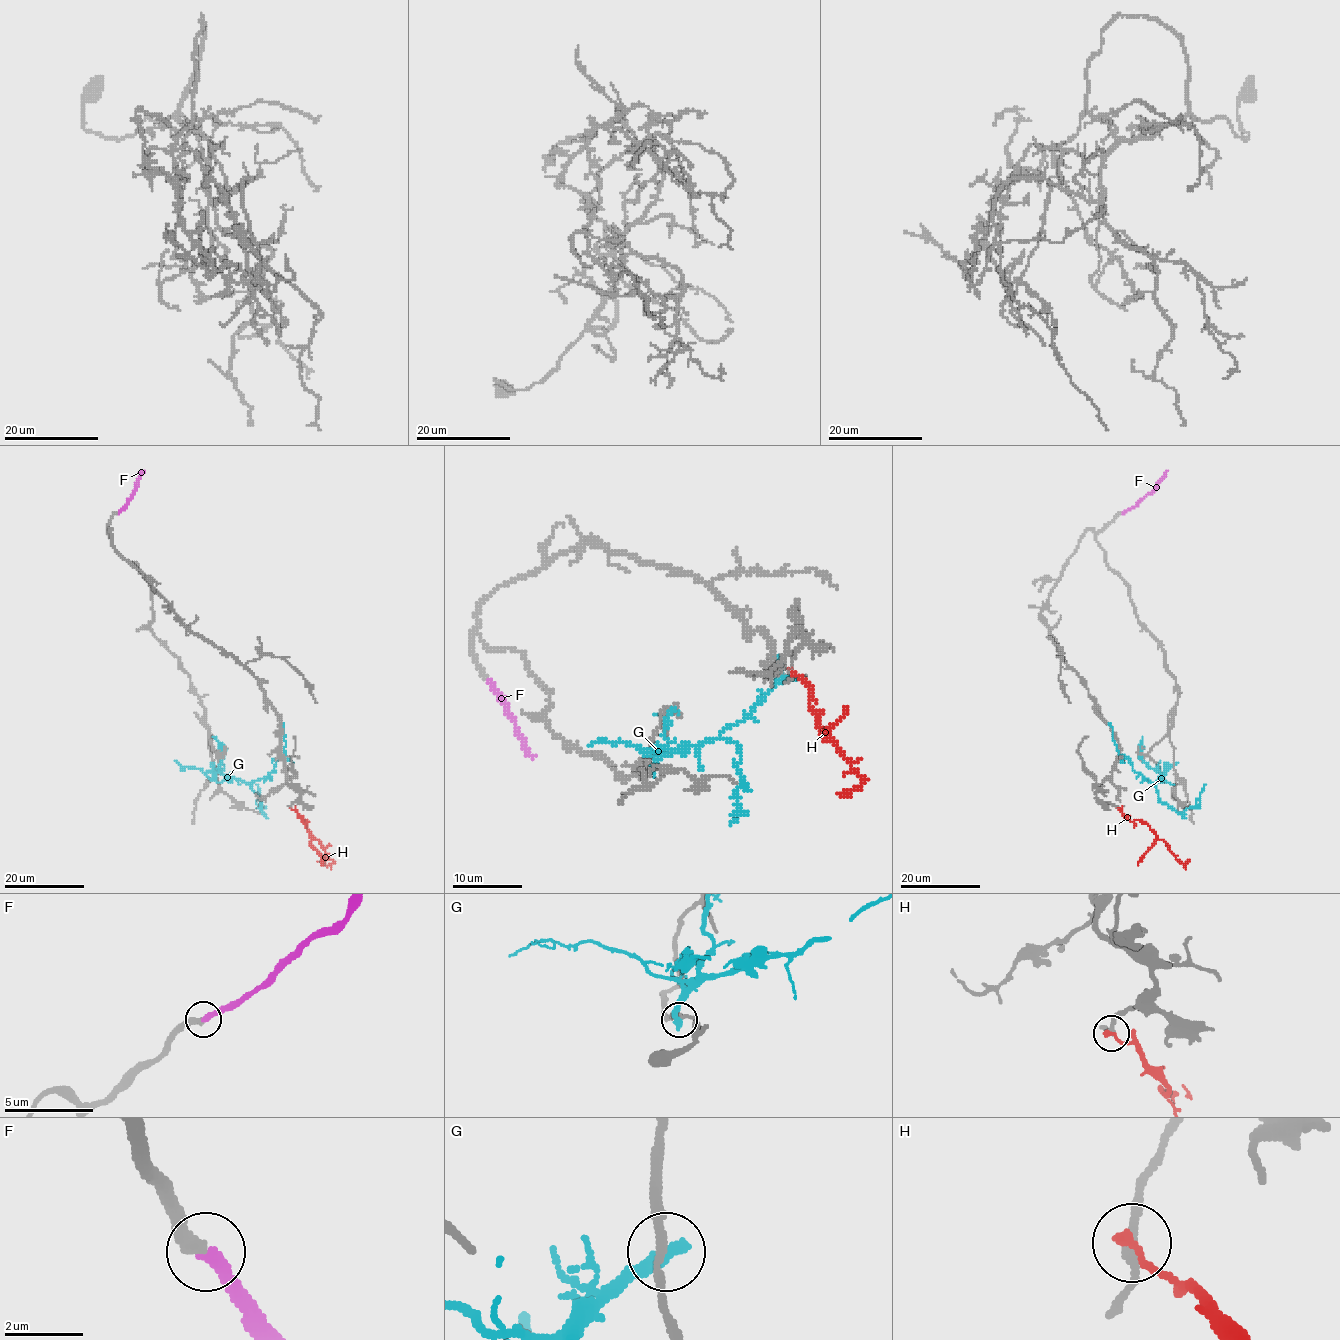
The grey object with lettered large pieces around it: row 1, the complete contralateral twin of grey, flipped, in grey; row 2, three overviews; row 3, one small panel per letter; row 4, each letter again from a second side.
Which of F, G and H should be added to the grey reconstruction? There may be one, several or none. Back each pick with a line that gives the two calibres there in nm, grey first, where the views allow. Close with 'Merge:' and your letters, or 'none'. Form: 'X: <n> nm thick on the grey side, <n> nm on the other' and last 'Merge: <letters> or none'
F: 360 nm thick on the grey side, 340 nm on the other
Merge: F

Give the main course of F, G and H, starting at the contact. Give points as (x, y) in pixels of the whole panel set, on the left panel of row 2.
F: (117, 512), (135, 490), (135, 483), (143, 470)
G: (212, 763), (232, 778), (250, 783), (263, 778), (275, 762), (285, 755), (285, 734), (283, 724), (279, 722)
H: (291, 807), (306, 821), (308, 830), (332, 861), (327, 865), (318, 862)

